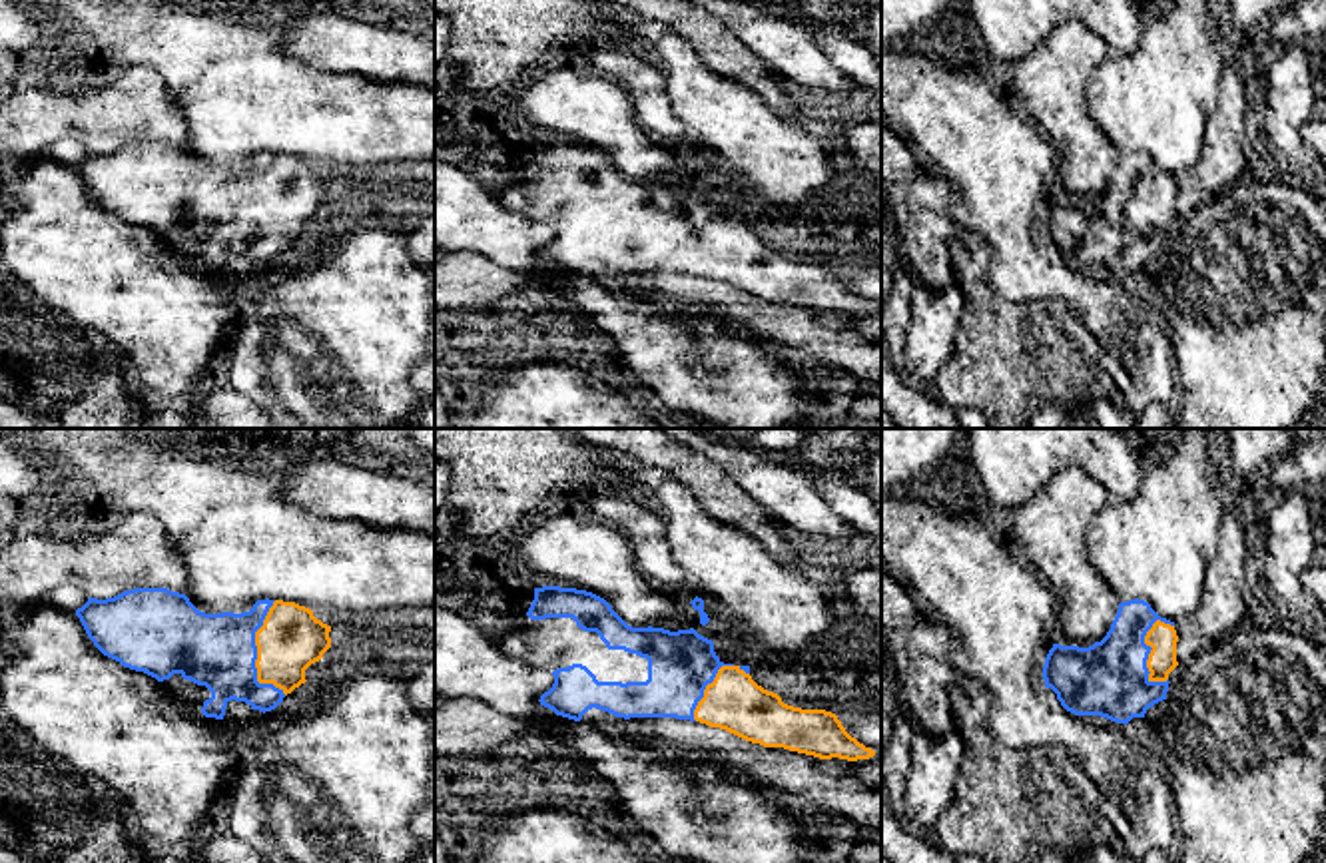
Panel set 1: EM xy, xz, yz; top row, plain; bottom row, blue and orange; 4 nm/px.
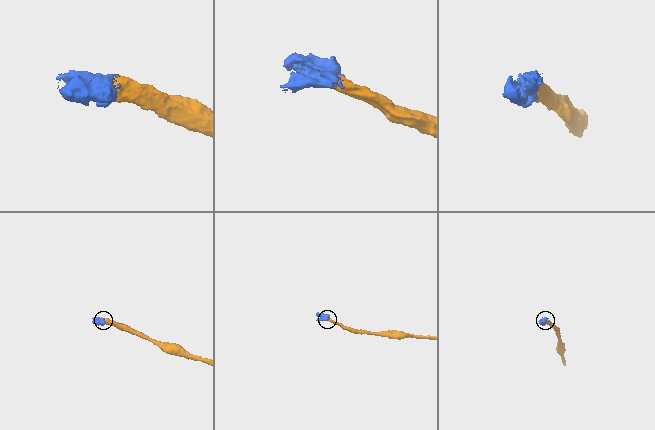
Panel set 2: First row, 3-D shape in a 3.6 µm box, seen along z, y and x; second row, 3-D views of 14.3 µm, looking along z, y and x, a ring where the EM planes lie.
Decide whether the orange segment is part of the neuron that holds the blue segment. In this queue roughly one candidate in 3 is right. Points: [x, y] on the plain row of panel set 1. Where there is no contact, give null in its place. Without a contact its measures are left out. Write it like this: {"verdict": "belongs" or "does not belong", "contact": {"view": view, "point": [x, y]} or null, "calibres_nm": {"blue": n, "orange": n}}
{"verdict": "belongs", "contact": {"view": "xy", "point": [256, 208]}, "calibres_nm": {"blue": 300, "orange": 260}}

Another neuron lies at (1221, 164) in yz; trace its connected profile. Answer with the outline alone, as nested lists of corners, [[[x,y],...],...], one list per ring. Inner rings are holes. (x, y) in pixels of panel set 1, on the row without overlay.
[[[1224,66],[1218,102],[1206,122],[1200,159],[1194,167],[1174,175],[1180,221],[1190,219],[1214,195],[1230,193],[1234,183],[1246,179],[1242,142],[1246,140],[1248,110],[1250,100],[1244,78]]]

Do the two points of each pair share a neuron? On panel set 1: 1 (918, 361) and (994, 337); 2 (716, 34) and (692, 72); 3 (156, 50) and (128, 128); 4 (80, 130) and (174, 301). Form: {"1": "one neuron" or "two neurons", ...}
{"1": "two neurons", "2": "two neurons", "3": "two neurons", "4": "two neurons"}

